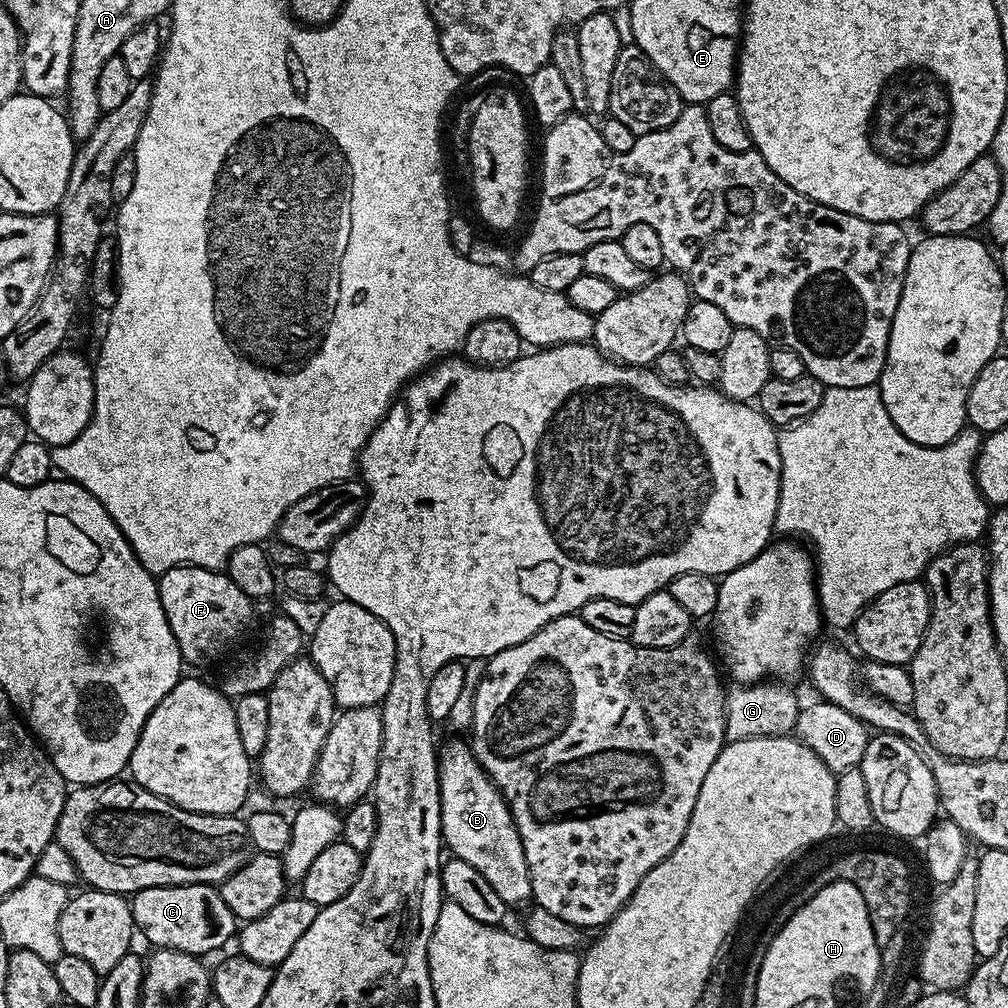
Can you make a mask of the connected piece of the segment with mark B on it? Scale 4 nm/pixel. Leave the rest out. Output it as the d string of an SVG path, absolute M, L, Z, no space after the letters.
M452 740L448 748L441 747L440 761L440 809L442 826L440 834L453 857L470 862L490 886L502 898L506 906L527 905L532 900L530 870L526 866L526 854L522 850L522 838L516 829L511 810L496 783L488 777L484 767L472 753L471 743Z

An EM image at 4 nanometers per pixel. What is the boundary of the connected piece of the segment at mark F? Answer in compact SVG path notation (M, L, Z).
M191 566L171 568L159 576L158 587L166 622L170 622L180 655L187 663L208 664L226 655L252 620L254 602L223 571Z

